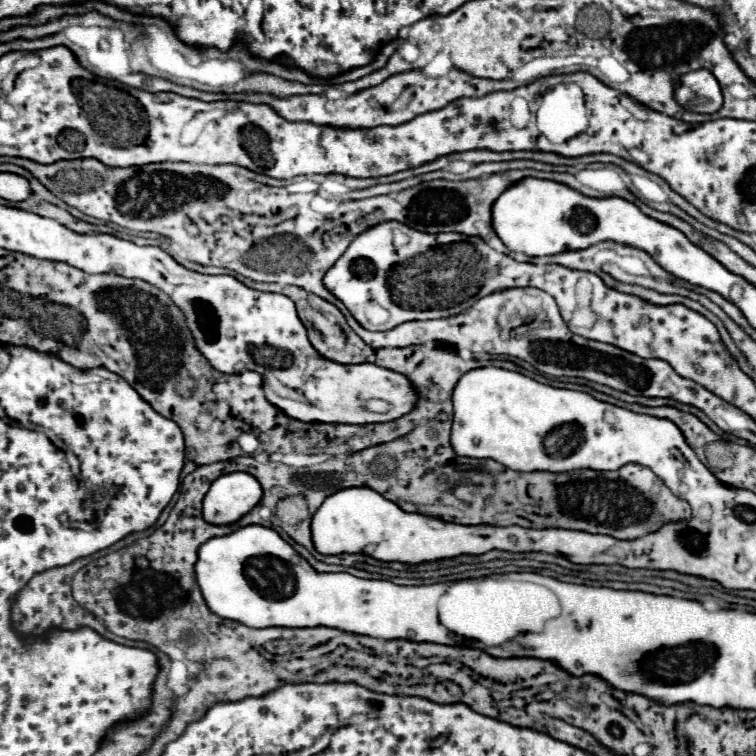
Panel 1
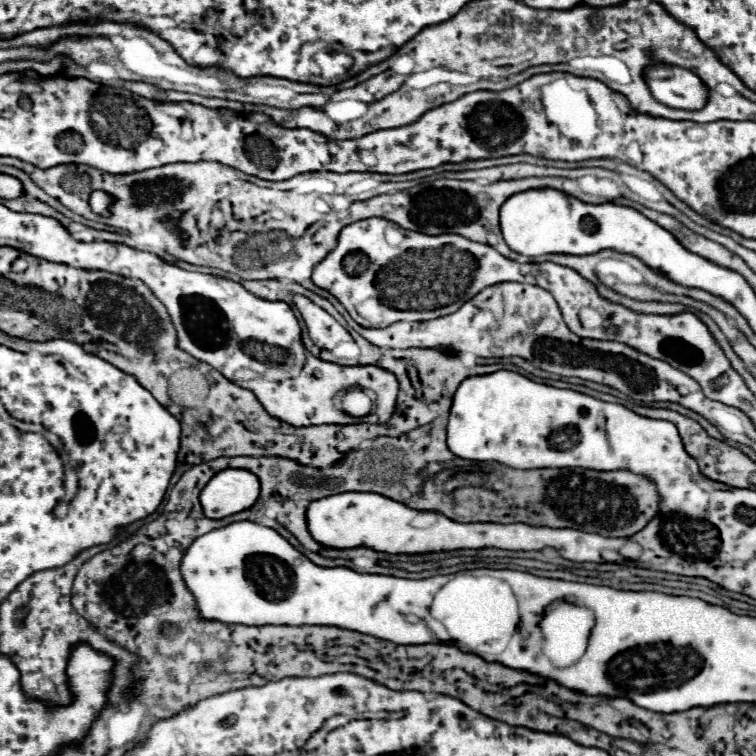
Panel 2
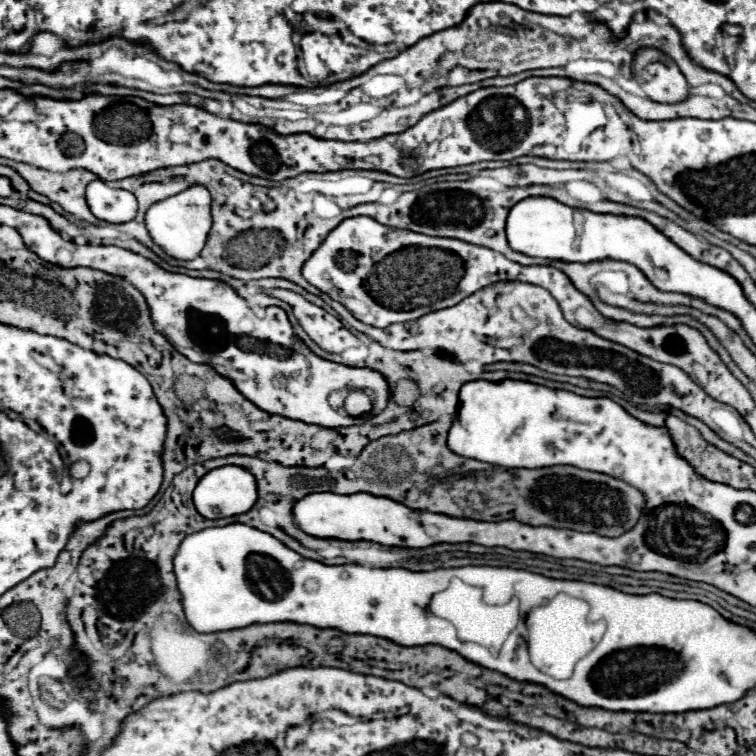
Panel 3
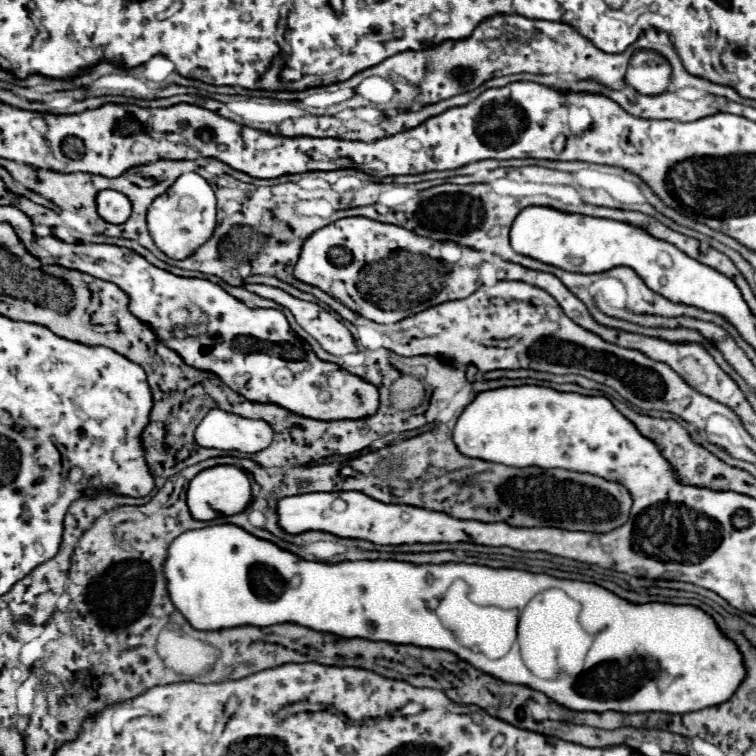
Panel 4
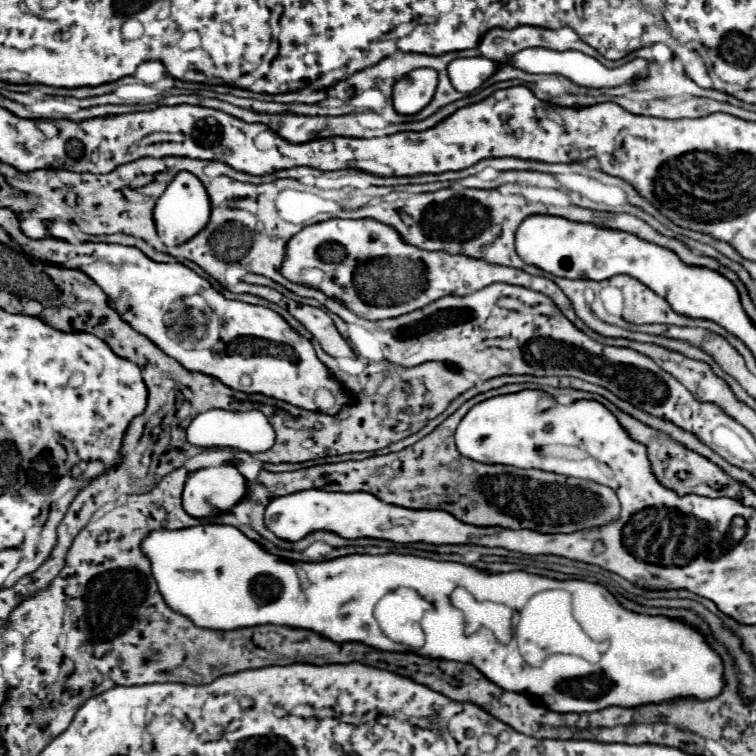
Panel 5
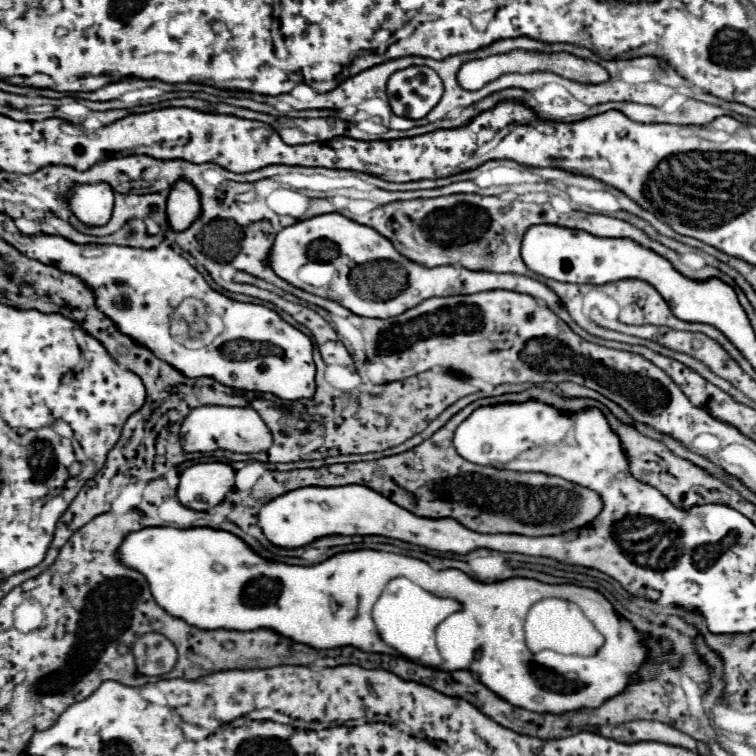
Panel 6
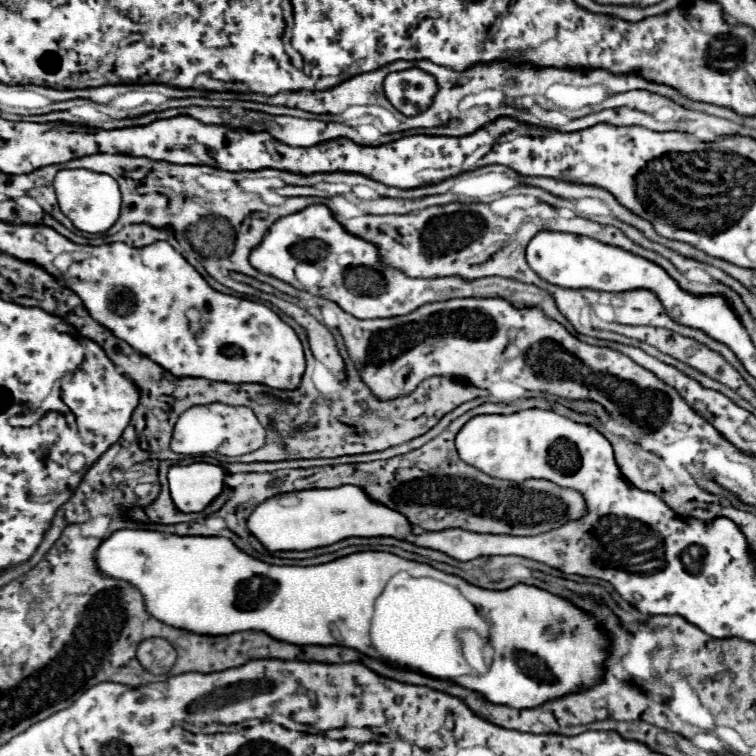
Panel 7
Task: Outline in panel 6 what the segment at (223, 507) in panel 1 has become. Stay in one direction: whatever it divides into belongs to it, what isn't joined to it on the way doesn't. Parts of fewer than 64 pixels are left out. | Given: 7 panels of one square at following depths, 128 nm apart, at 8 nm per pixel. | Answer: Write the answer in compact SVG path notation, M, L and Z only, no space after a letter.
M224 462L194 464L182 472L178 500L192 510L210 510L234 490L234 470Z

